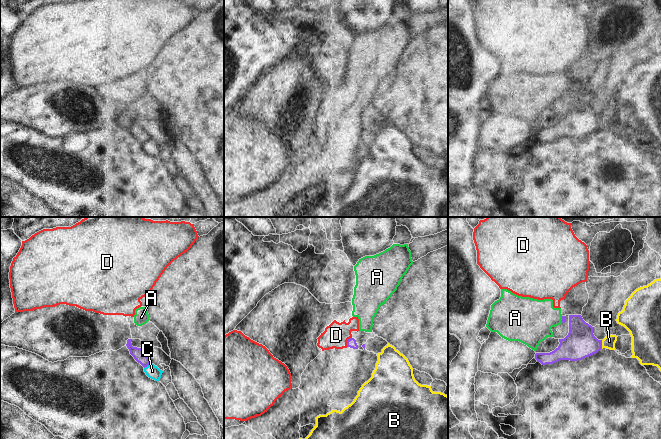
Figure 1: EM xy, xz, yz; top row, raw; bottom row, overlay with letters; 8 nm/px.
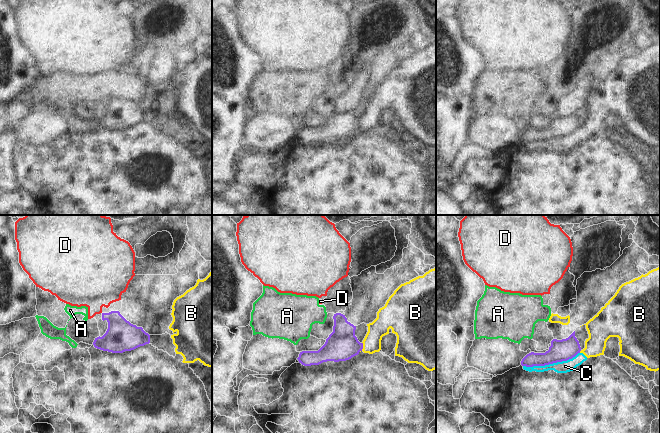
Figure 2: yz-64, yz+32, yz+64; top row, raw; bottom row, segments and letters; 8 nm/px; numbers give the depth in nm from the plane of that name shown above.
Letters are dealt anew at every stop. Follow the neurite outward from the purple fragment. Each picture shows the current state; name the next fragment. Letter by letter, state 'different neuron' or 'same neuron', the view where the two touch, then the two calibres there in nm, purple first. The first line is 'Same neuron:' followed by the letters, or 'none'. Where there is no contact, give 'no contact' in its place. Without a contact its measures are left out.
Same neuron: none
A: different neuron | yz | 40/340 nm
B: different neuron | yz | 240/100 nm
C: different neuron | xy | 90/110 nm
D: different neuron | xz | 70/200 nm

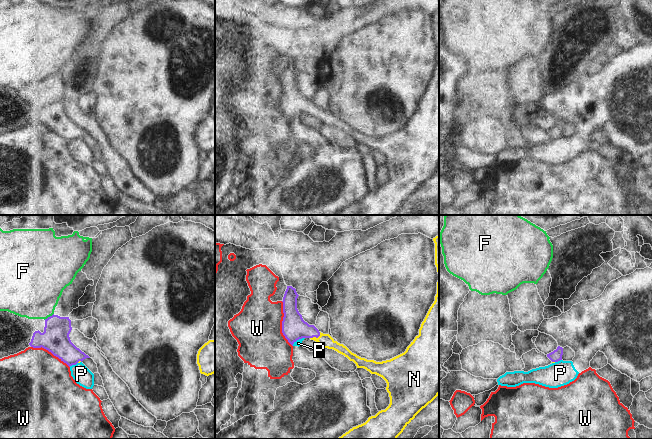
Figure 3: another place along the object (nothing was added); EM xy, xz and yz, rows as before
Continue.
Same neuron: N
F: different neuron | xy | 220/440 nm
N: same neuron | xz | 190/110 nm
P: different neuron | xy | 220/150 nm
W: different neuron | xz | 190/380 nm

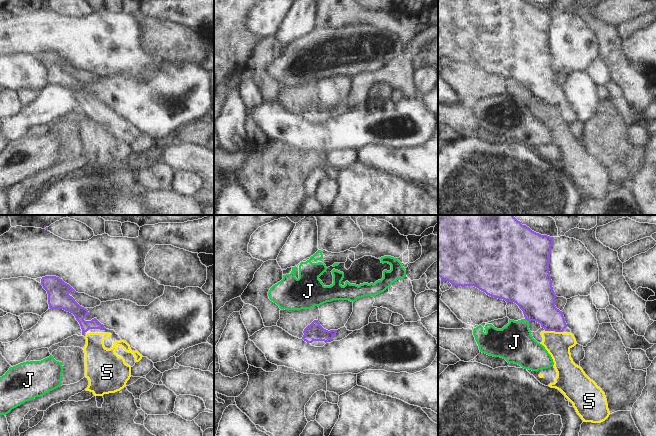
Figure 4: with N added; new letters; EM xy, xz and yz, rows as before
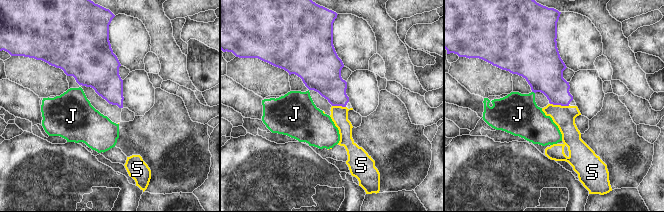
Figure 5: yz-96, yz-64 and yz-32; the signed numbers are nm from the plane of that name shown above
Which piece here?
Same neuron: none
J: different neuron | yz | 340/300 nm
S: different neuron | yz | 280/200 nm

